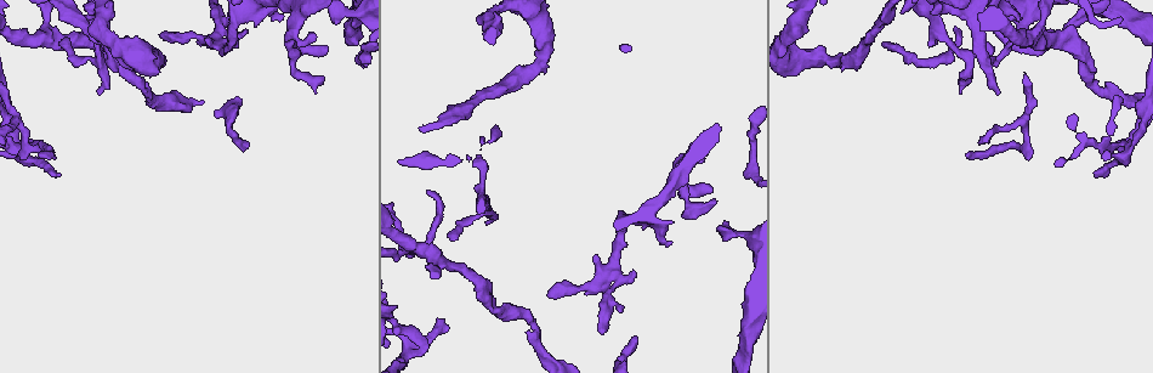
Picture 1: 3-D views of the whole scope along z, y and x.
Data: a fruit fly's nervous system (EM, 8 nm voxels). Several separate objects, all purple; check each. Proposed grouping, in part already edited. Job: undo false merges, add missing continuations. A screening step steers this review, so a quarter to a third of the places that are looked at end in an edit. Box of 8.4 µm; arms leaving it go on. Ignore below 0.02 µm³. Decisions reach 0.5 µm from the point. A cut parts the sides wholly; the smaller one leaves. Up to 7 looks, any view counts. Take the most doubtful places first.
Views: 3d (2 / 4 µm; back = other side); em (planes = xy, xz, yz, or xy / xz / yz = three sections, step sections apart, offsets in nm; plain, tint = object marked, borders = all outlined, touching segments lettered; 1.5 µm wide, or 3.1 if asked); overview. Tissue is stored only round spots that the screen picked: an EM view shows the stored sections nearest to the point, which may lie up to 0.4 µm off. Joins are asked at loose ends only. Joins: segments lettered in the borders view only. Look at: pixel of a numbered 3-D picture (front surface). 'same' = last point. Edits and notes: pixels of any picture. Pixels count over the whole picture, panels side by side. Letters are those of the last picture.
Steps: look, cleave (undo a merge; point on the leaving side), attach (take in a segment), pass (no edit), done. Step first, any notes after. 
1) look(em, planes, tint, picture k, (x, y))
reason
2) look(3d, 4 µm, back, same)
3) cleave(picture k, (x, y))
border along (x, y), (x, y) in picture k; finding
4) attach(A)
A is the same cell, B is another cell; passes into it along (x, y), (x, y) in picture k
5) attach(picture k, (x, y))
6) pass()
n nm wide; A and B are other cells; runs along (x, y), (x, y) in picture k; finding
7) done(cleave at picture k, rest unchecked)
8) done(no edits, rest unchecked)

look(em, yz, step 4, tint, picture 1, (480, 157))
free end

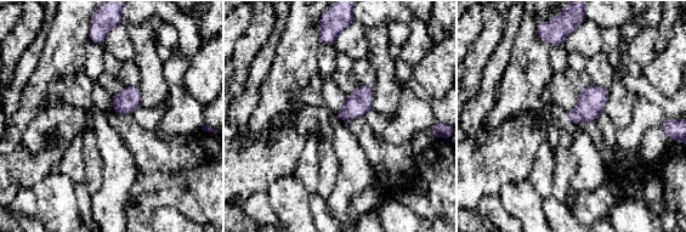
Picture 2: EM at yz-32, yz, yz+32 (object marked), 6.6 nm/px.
look(em, planes, borders, same)

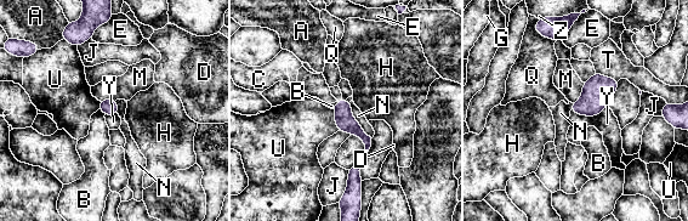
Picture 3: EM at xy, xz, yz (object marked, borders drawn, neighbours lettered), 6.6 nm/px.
pass()
110 nm wide; N touches over 280 nm; A, B, C, D, E, G, H, J, M, N, Q, T, U, Y and Z are other cells; none of them fits

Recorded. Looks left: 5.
look(em, planes, plain, picture 1, (57, 174))
an open end

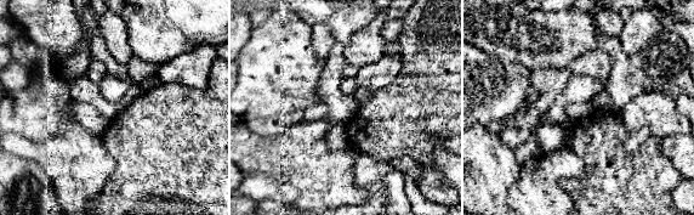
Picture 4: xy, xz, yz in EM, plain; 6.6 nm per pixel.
look(em, planes, borders, same)

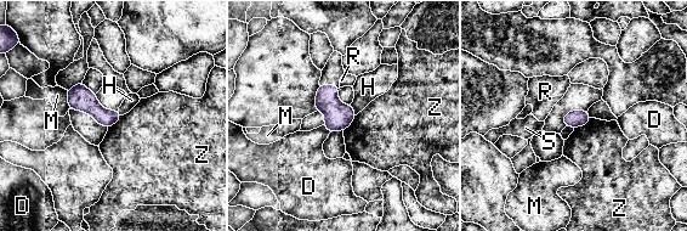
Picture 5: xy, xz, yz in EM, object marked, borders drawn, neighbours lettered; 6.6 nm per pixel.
attach(S)
110 nm wide; S is the same cell, D, H, M, R and Z are other cells; it goes on there

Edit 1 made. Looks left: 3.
look(3d, 4 µm, picture 1, (549, 295))
free end

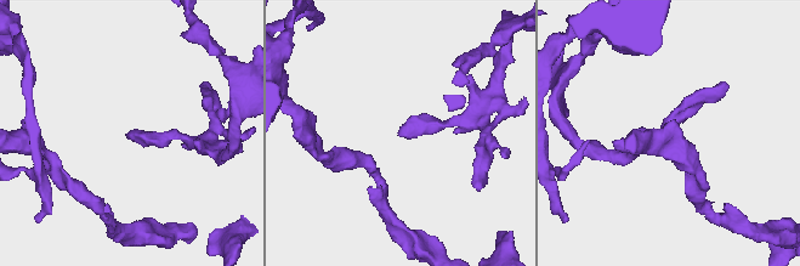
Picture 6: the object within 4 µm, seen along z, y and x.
look(em, xy, step 4, borders, picture 6, (125, 135))

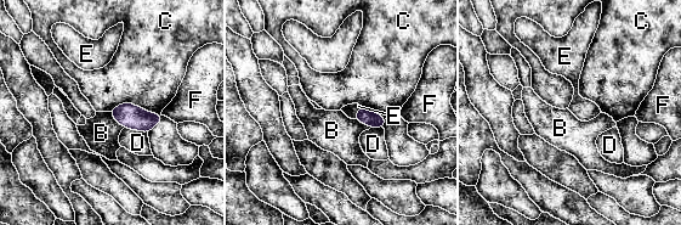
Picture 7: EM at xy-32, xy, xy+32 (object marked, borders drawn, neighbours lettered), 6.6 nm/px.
look(em, planes, borders, same)

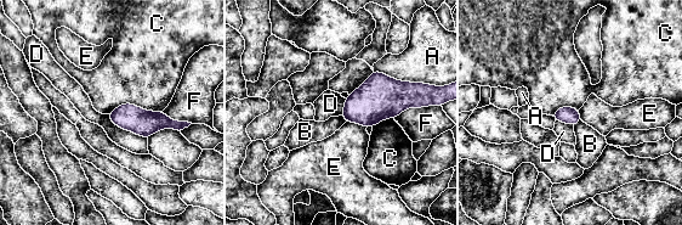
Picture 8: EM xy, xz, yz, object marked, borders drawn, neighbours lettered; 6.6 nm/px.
pass()
110 nm wide; A, B, C, D, E and F are other cells; border along (580, 119), (573, 125) in picture 8; no lettered segment goes on from it

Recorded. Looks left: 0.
done(attach at picture 5, rest unchecked)

